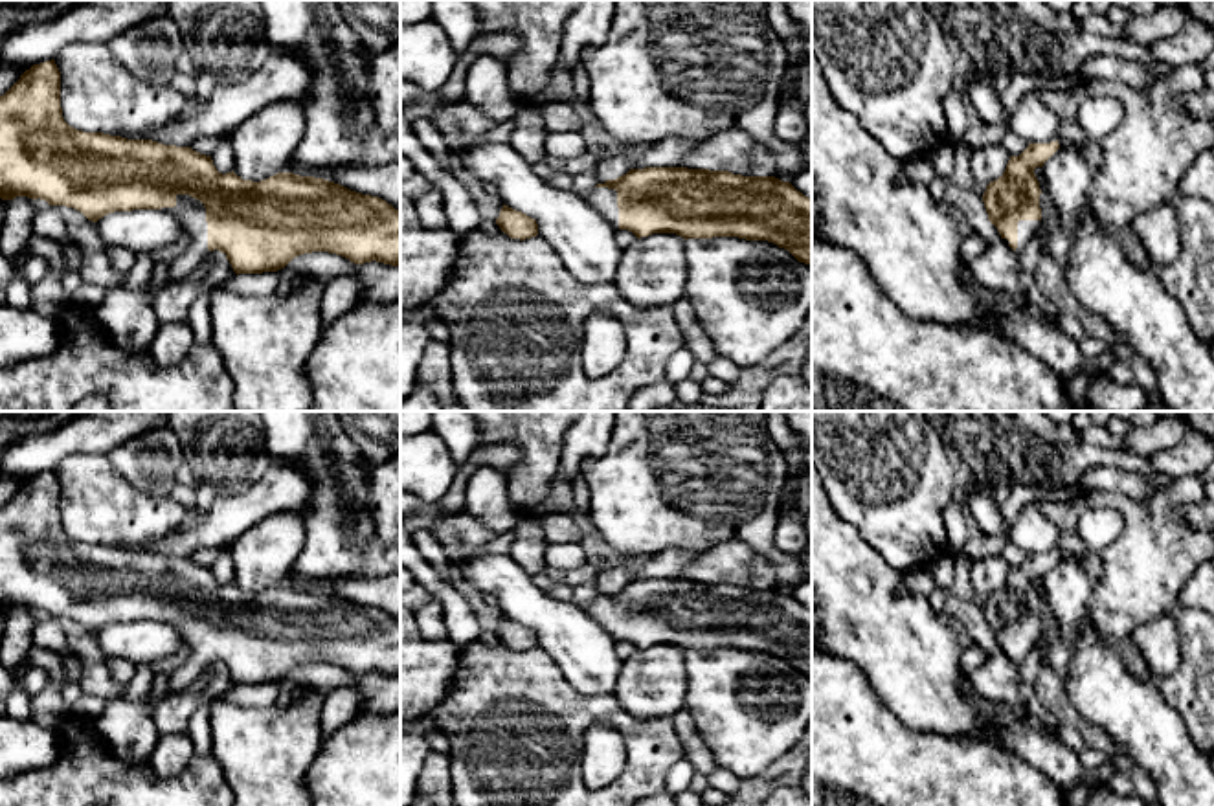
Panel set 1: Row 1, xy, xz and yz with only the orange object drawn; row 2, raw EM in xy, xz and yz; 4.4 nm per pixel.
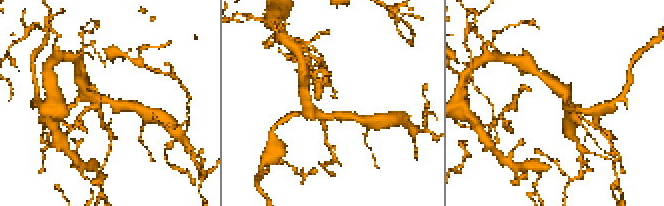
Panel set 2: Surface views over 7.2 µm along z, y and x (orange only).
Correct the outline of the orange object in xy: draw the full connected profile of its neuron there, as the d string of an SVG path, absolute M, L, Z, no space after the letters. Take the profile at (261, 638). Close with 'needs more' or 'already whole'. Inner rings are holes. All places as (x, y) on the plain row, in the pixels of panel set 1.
M53 470L33 476L0 507L0 610L17 608L73 619L92 633L132 621L173 626L191 654L171 674L167 694L185 690L213 661L226 666L237 687L277 683L312 663L336 665L354 676L400 677L400 622L378 608L294 584L242 591L233 582L219 584L211 567L191 558L70 538L62 529L61 483Z | needs more

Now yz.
M1058 551L1029 554L1019 567L1010 567L1005 584L986 597L983 613L988 632L1016 665L1021 665L1041 639L1041 600L1034 580L1043 578L1058 560Z | needs more

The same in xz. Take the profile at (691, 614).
M645 578L597 595L582 611L637 650L676 644L685 652L768 652L812 677L812 610L775 588Z | needs more

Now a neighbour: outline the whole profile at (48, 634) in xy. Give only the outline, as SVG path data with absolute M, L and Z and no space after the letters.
M57 617L37 622L33 630L33 644L48 652L55 652L64 659L66 683L81 681L84 661L68 644L66 633L62 632Z

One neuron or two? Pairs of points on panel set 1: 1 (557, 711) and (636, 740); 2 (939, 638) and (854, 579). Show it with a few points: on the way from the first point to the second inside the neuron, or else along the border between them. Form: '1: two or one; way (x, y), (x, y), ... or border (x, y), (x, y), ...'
1: one; way (577, 711), (610, 711), (619, 720)
2: one; way (919, 638), (913, 638), (875, 599)

